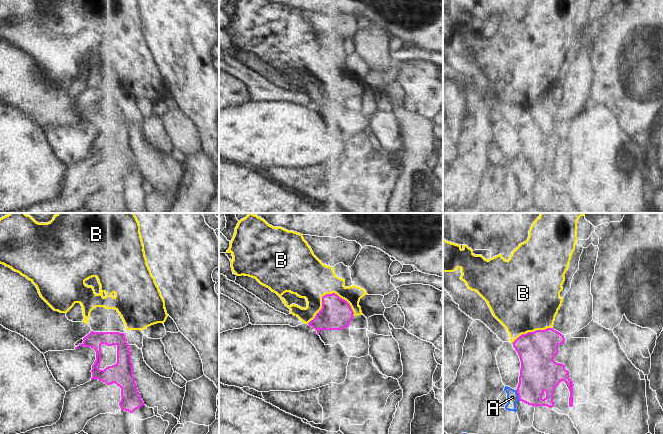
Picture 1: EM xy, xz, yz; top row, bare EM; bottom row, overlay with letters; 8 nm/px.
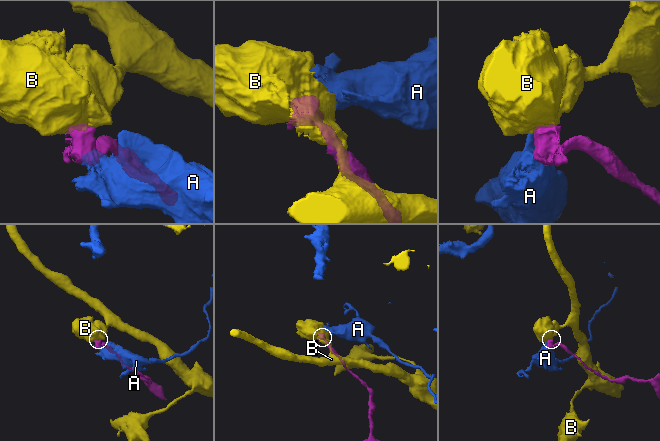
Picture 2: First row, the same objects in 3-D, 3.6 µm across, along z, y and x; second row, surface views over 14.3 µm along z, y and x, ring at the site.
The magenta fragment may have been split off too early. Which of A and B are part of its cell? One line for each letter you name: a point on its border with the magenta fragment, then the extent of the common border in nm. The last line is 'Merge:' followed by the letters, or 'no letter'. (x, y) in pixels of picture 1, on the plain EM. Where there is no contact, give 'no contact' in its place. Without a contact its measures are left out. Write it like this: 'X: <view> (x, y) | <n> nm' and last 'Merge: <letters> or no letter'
Merge: no letter

